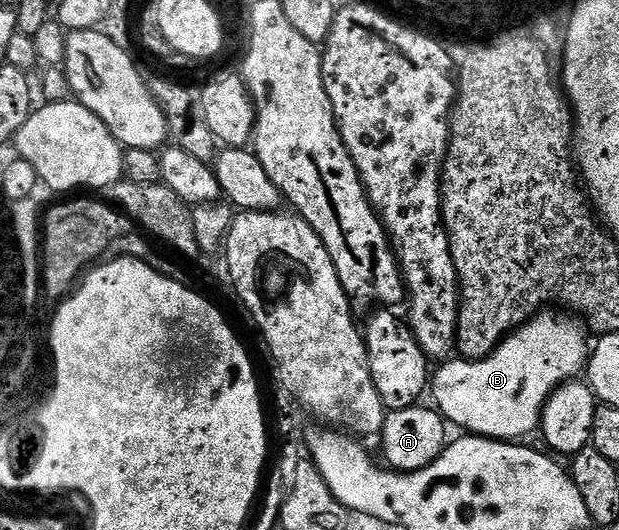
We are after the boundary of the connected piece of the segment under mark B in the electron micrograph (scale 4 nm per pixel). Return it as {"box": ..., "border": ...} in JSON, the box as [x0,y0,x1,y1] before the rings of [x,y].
{"box":[429,310,589,442],"border":[[[540,310],[523,324],[516,328],[510,336],[506,336],[497,347],[485,358],[468,360],[466,358],[447,358],[434,369],[429,380],[429,396],[432,396],[434,407],[448,425],[463,428],[464,433],[472,436],[486,436],[488,440],[504,442],[519,442],[531,431],[540,427],[543,418],[543,408],[547,399],[559,389],[562,384],[574,381],[575,376],[584,371],[589,359],[588,329],[582,319],[571,314],[558,316],[555,310]]]}

